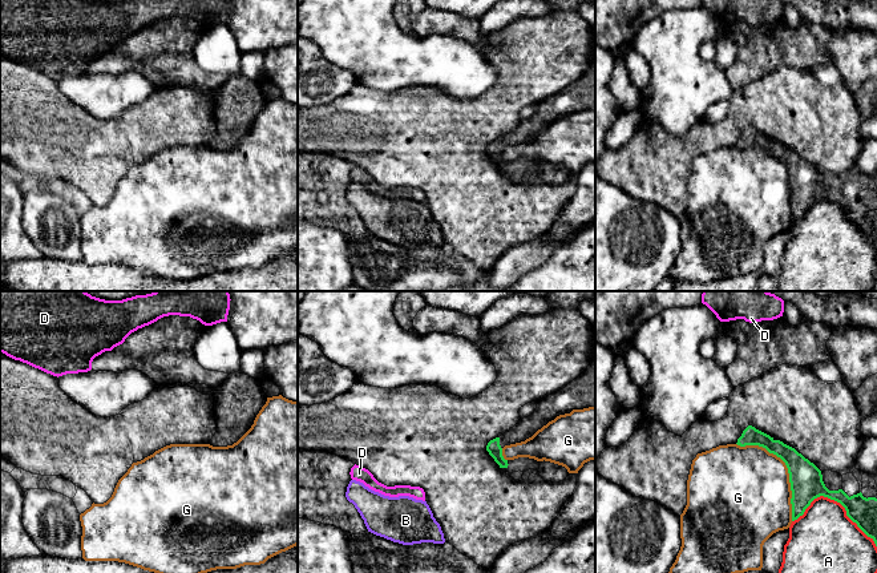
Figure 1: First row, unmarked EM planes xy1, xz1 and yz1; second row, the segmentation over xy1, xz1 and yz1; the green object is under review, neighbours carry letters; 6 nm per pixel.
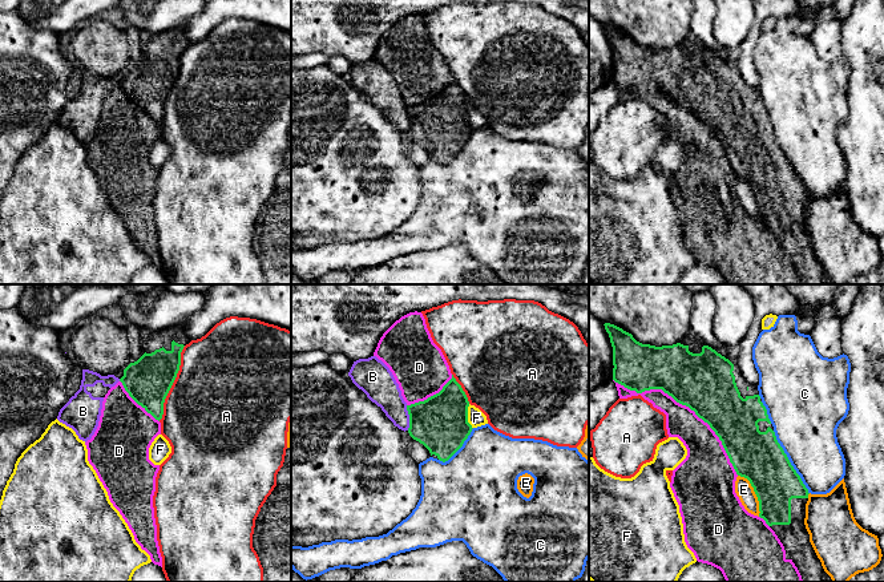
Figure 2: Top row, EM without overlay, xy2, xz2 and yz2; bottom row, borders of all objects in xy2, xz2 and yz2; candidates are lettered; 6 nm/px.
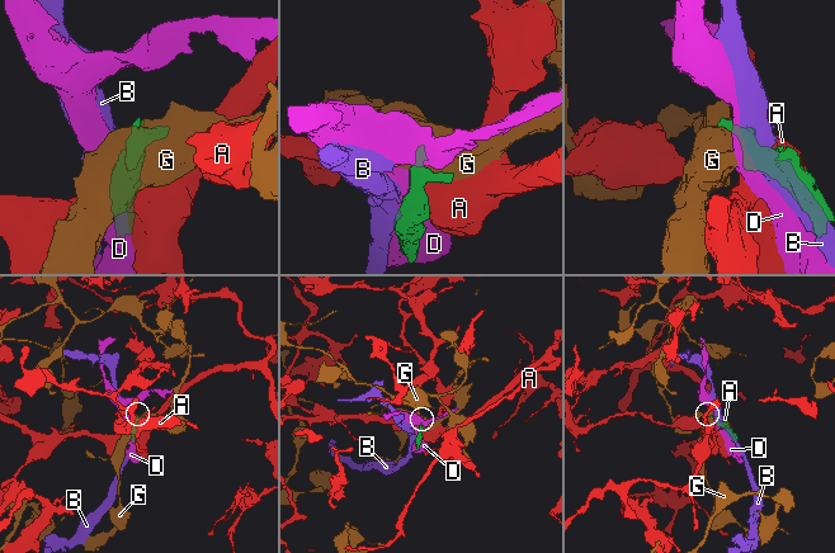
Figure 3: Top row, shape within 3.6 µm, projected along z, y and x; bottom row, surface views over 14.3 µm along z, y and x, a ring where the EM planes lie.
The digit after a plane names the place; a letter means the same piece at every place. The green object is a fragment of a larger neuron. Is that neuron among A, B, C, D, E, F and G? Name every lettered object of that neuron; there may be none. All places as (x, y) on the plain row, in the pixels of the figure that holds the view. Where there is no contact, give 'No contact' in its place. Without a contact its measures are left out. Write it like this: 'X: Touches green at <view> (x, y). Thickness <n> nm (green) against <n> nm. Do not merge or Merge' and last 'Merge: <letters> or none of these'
A: Touches green at yz1 (836, 202). Thickness 200 nm (green) against 400 nm. Do not merge
B: Touches green at xz2 (410, 120). Thickness 340 nm (green) against 190 nm. Do not merge
C: Touches green at yz2 (790, 165). Thickness 300 nm (green) against 380 nm. Do not merge
D: Touches green at yz2 (686, 108). Thickness 360 nm (green) against 200 nm. Do not merge
E: Touches green at yz2 (755, 195). Thickness 300 nm (green) against 110 nm. Do not merge
F: Touches green at xz2 (467, 118). Thickness 340 nm (green) against 100 nm. Do not merge
G: Touches green at yz1 (787, 169). Thickness 200 nm (green) against 460 nm. Do not merge
Merge: none of these

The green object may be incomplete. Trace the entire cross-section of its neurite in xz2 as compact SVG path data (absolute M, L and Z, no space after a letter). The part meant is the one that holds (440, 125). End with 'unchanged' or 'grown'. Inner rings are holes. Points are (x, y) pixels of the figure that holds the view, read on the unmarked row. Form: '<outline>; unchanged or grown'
M452 77L452 81L439 96L424 104L407 108L409 117L408 136L413 142L423 146L431 158L435 157L440 163L445 165L463 149L473 132L468 125L468 109L468 100Z; unchanged

